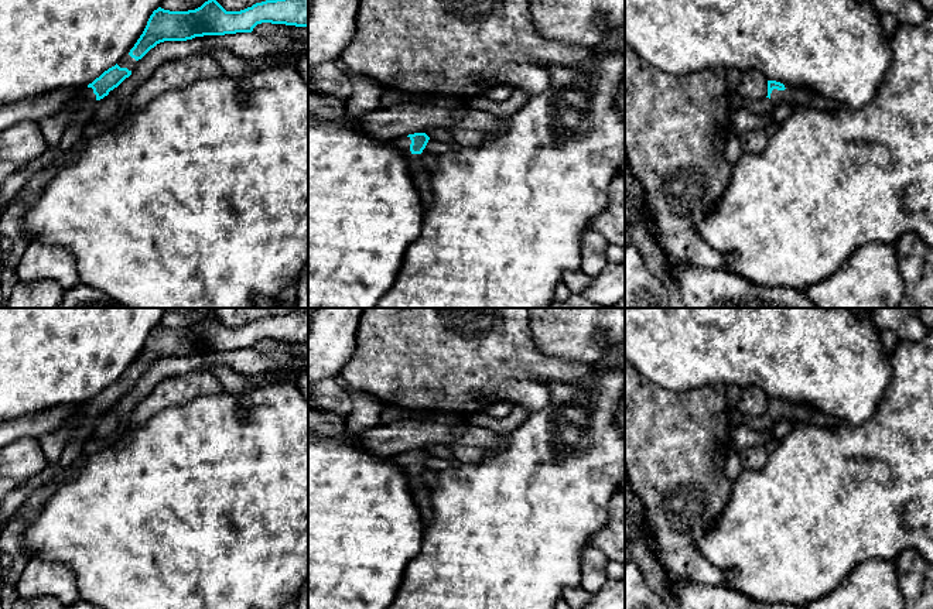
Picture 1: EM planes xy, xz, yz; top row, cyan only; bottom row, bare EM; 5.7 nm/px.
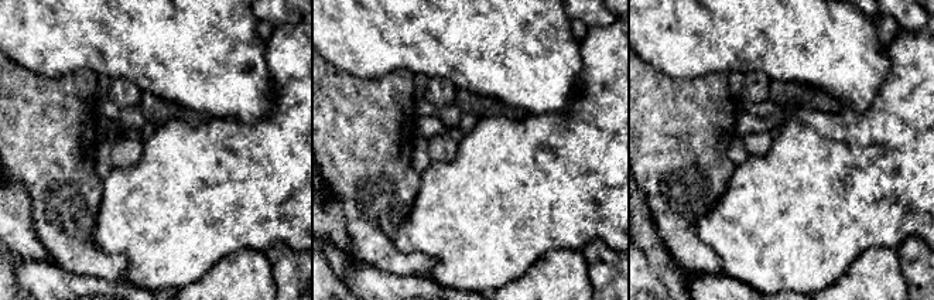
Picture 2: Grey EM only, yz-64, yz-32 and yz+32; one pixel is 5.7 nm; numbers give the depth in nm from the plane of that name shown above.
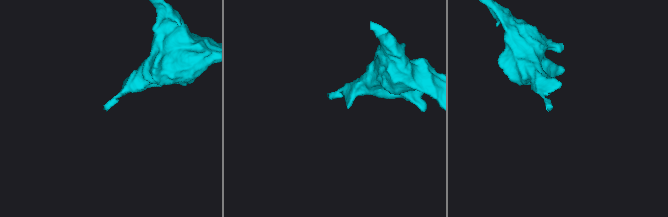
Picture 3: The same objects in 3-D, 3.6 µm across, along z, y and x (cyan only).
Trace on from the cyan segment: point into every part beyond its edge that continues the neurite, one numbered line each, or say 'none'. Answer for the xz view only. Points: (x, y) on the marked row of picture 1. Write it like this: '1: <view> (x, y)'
1: xz (403, 143)

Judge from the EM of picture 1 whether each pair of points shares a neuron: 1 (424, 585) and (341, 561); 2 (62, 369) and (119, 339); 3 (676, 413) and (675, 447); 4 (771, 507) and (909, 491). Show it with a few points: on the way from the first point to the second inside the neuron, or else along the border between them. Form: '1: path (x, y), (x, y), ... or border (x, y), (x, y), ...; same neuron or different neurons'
1: border (420, 550), (407, 564), (395, 594); different neurons
2: path (77, 355), (92, 339), (105, 339); same neuron
3: path (676, 421), (676, 438); same neuron
4: path (805, 507), (841, 503), (851, 493), (875, 491); same neuron

